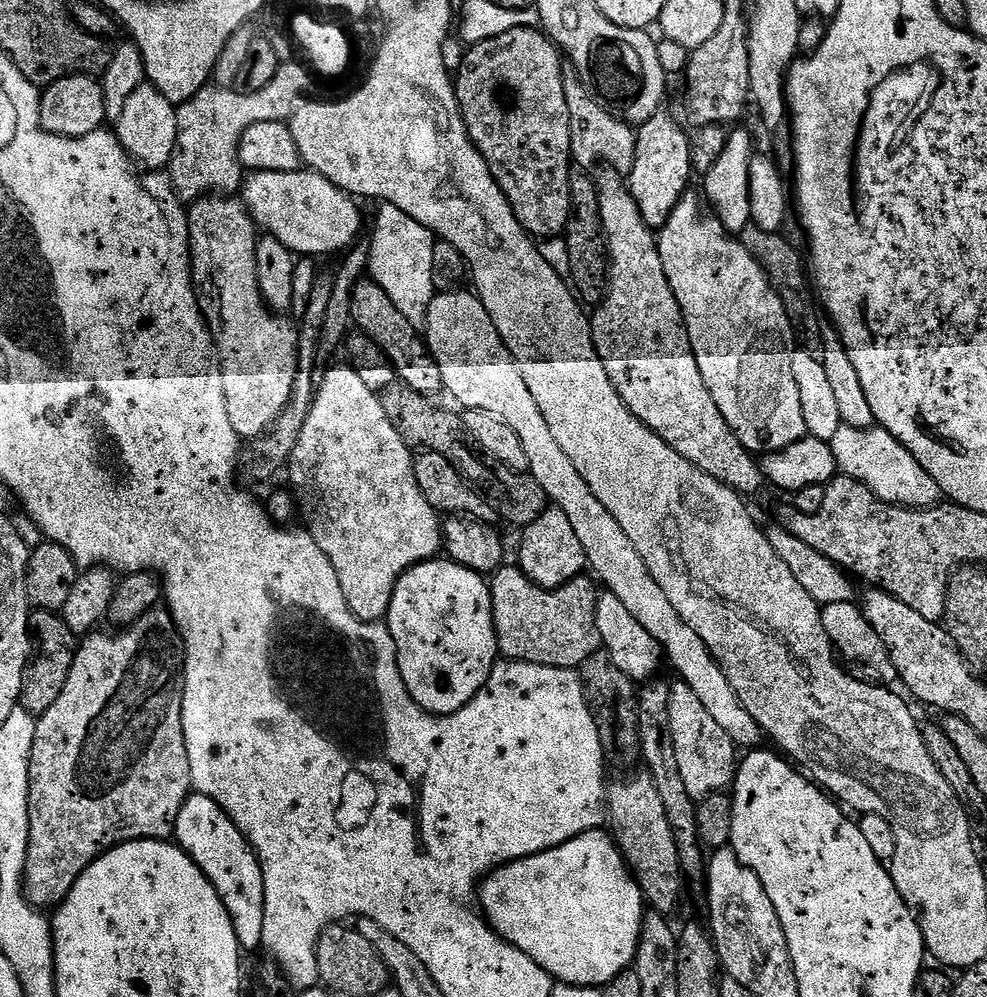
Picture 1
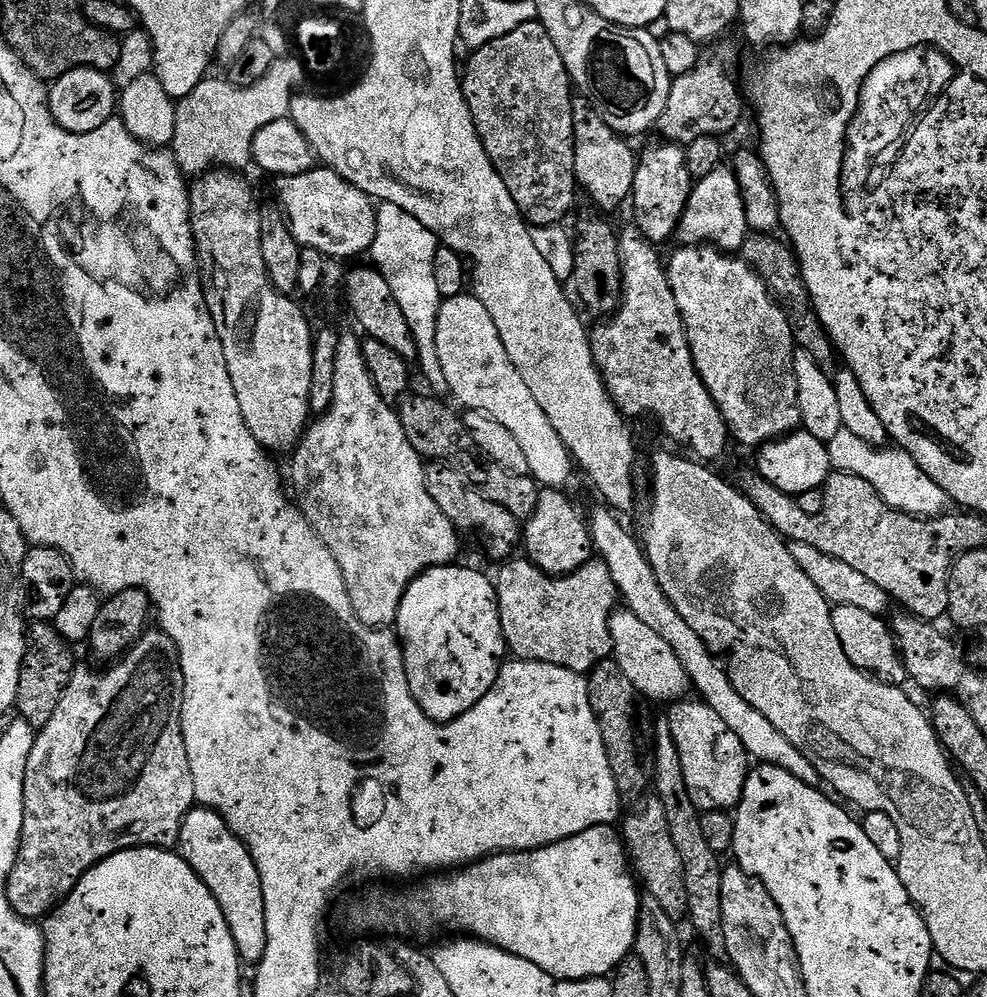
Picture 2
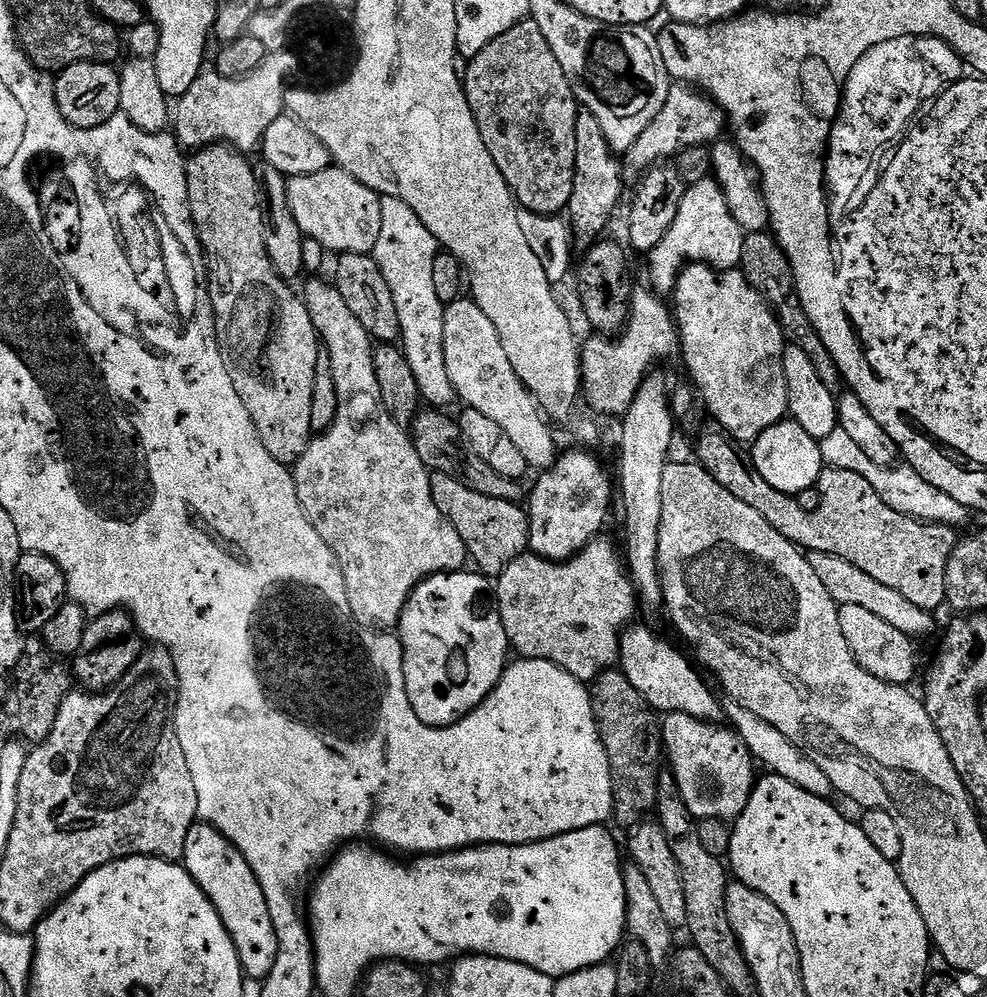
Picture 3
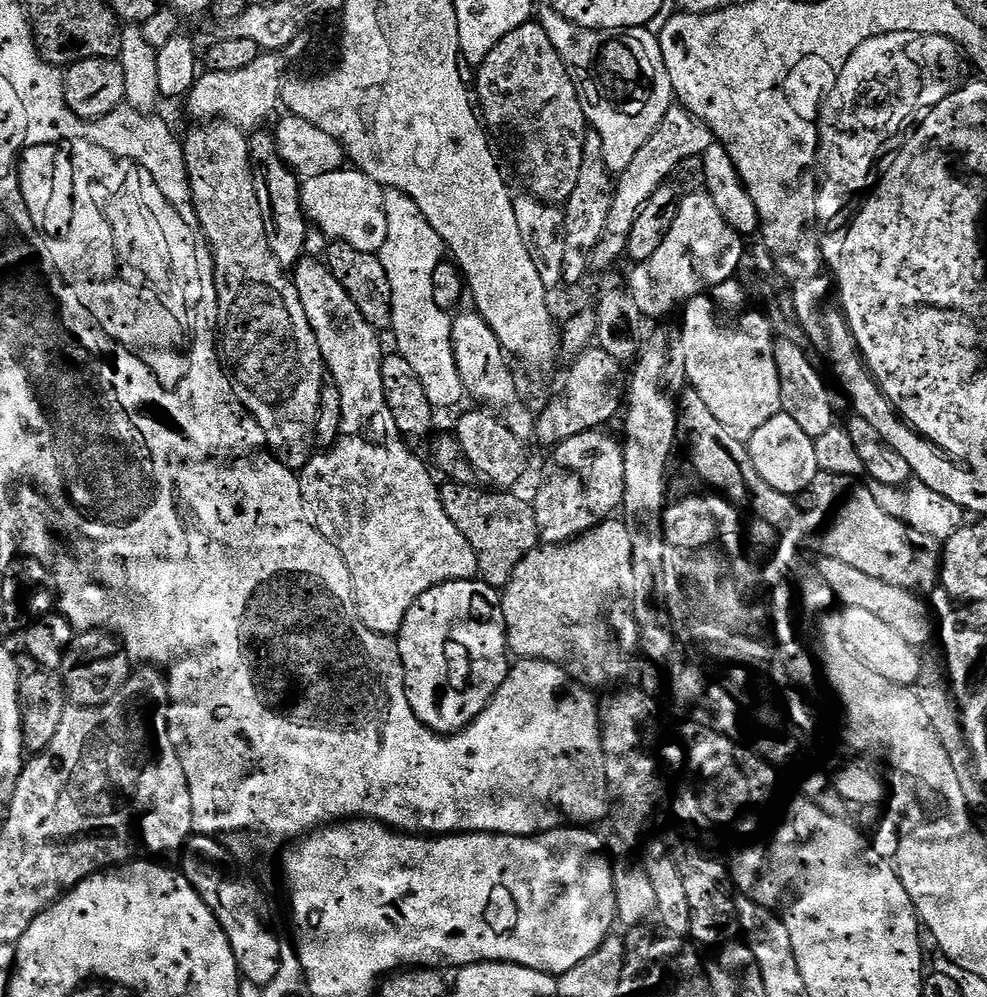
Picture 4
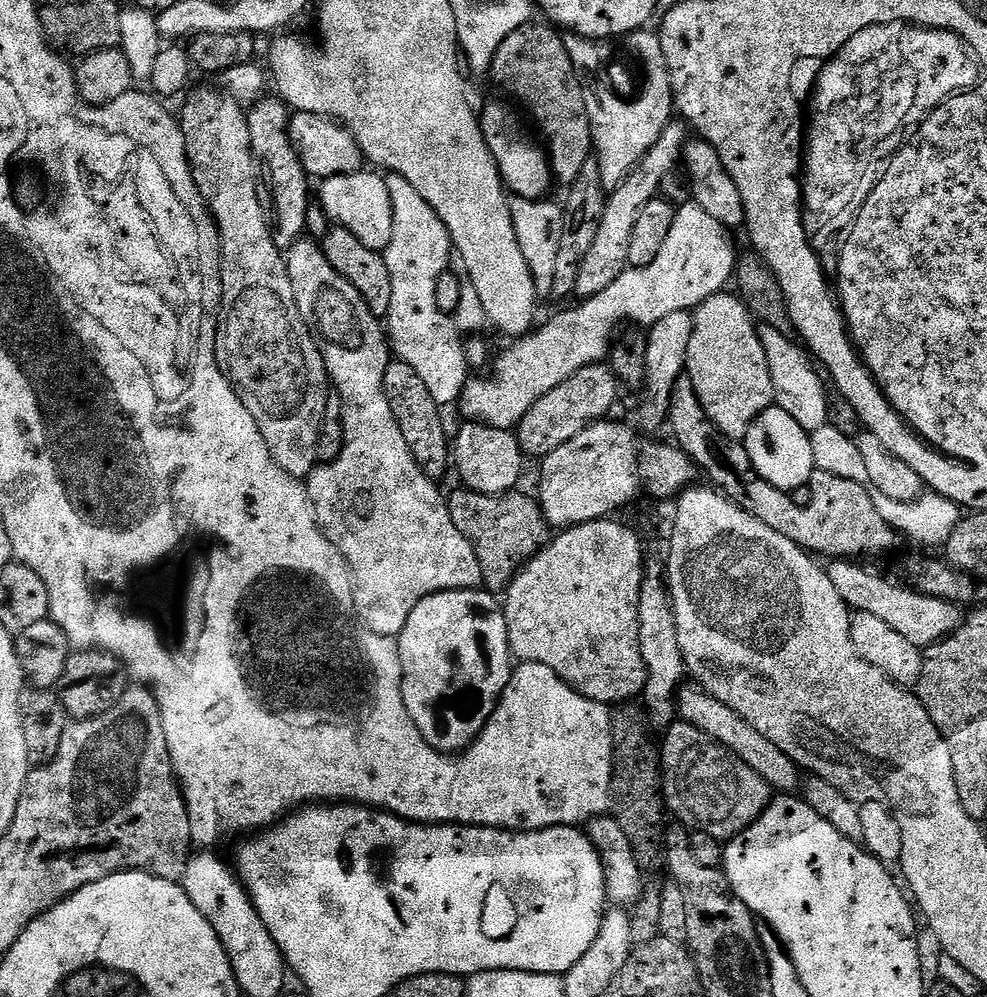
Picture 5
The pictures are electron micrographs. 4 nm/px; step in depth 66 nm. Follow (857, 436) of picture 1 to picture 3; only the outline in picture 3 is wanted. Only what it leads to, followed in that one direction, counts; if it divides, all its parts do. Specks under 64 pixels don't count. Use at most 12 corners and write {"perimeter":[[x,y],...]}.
{"perimeter":[[838,426],[820,449],[890,510],[957,530],[969,508],[907,466],[883,468]]}

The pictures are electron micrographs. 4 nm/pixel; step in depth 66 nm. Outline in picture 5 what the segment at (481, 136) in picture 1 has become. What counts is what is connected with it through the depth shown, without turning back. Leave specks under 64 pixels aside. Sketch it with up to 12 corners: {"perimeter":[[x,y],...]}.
{"perimeter":[[529,22],[491,78],[536,119],[553,177],[593,159],[586,98],[564,36]]}

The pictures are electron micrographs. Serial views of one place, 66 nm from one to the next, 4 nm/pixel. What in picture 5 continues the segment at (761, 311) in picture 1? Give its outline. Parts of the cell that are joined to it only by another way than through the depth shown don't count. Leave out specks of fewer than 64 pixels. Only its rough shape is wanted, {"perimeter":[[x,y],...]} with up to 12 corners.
{"perimeter":[[725,290],[695,309],[686,375],[743,441],[776,391],[757,321]]}

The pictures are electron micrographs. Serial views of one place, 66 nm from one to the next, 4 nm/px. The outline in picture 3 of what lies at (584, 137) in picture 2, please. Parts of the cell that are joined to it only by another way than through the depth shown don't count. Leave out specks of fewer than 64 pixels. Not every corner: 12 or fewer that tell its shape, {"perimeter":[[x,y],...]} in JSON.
{"perimeter":[[580,111],[574,194],[575,247],[601,239],[624,196],[621,157],[594,114]]}

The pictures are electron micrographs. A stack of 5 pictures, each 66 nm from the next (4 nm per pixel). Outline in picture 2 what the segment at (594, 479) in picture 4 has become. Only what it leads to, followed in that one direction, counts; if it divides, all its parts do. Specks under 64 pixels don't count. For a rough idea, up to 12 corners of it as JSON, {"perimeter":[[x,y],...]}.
{"perimeter":[[541,491],[523,525],[527,559],[565,576],[593,559],[588,520]]}

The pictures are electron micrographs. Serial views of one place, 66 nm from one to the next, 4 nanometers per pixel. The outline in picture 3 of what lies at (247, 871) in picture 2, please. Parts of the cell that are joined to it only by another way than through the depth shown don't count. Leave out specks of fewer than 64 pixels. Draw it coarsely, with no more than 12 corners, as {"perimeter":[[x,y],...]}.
{"perimeter":[[214,826],[182,863],[210,898],[245,977],[264,981],[280,939],[250,862]]}

